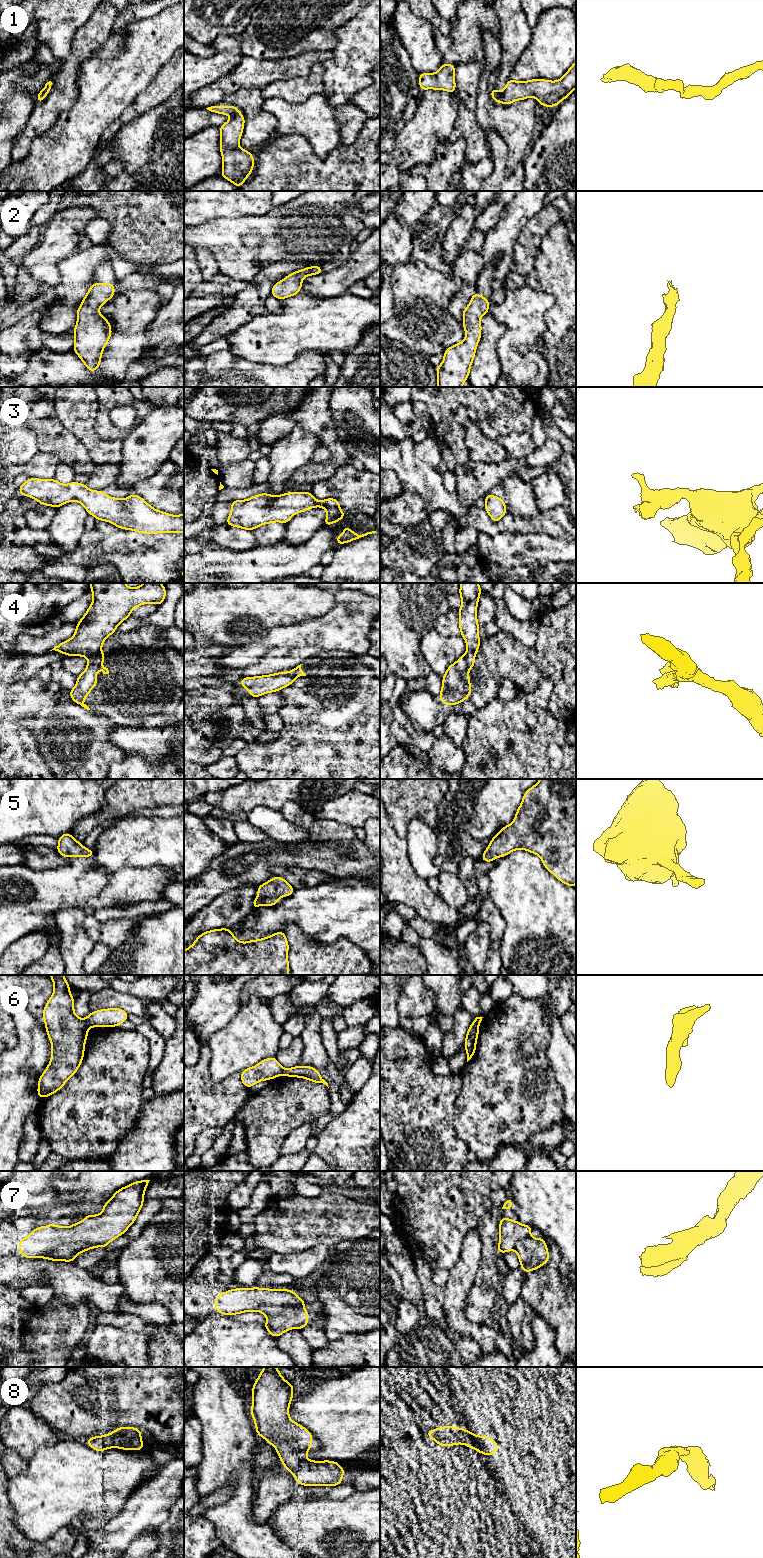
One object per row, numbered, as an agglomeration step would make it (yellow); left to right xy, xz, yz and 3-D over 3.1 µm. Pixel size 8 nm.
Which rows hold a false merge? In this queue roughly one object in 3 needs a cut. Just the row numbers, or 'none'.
4, 6, 7

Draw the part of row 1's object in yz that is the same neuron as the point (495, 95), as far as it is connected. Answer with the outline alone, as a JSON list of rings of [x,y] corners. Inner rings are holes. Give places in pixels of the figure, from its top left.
[[[576,61],[560,80],[532,79],[529,81],[514,81],[510,78],[501,93],[496,88],[492,88],[490,94],[495,102],[504,105],[533,96],[539,104],[545,107],[553,107],[566,99],[575,89]]]

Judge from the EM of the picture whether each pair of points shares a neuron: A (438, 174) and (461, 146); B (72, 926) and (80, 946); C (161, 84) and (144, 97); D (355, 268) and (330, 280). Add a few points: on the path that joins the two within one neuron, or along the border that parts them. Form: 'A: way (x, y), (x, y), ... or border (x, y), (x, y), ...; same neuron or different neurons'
A: way (443, 167), (454, 153); same neuron
B: way (72, 931), (75, 941); same neuron
C: way (157, 88), (148, 97); same neuron
D: way (349, 272), (339, 280), (336, 280); same neuron

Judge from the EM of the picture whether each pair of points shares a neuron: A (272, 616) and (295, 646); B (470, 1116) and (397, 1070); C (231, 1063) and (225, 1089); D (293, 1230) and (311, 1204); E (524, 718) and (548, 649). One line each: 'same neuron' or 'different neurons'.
A: different neurons
B: different neurons
C: different neurons
D: same neuron
E: different neurons

